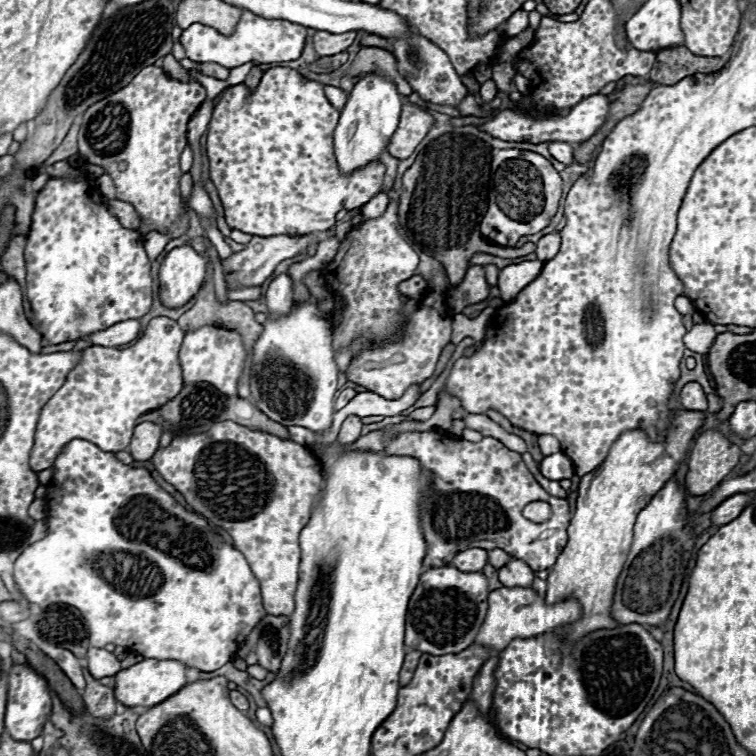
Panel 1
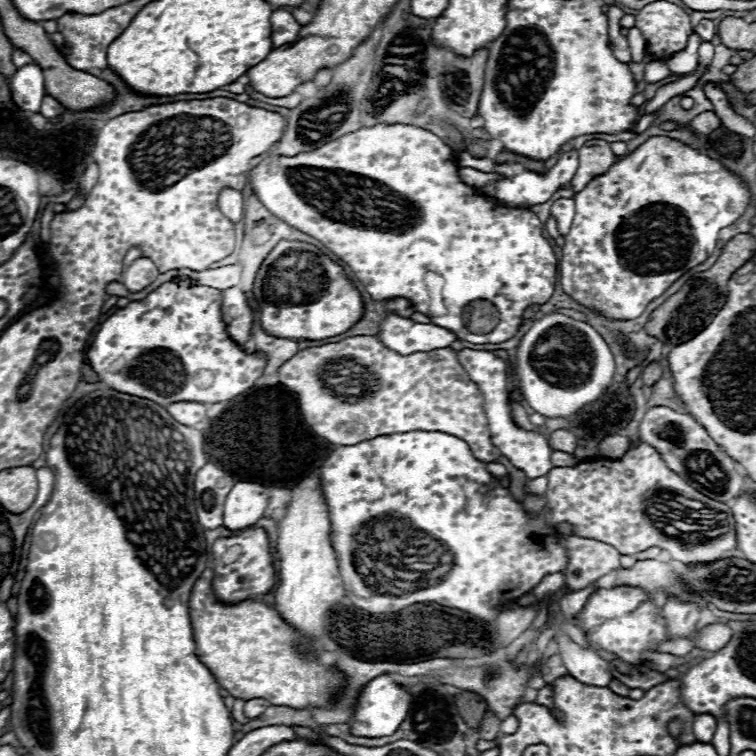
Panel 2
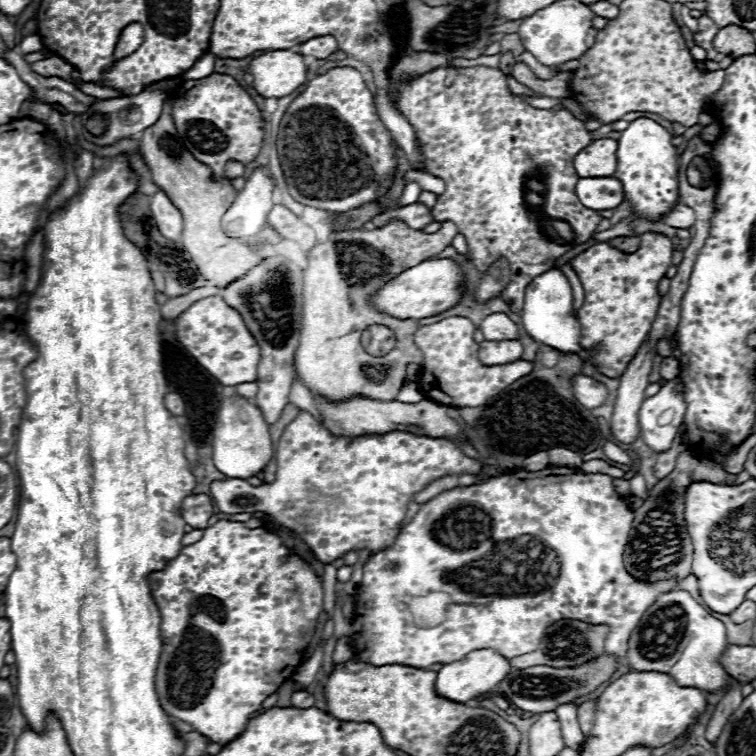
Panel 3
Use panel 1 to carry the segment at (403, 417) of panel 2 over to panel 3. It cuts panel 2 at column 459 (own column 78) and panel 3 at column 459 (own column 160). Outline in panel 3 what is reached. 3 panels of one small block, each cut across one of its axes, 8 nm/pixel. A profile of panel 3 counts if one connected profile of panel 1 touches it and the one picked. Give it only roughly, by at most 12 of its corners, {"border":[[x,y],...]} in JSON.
{"border":[[452,316],[414,334],[418,384],[446,406],[482,406],[534,364],[484,366],[476,326]]}

